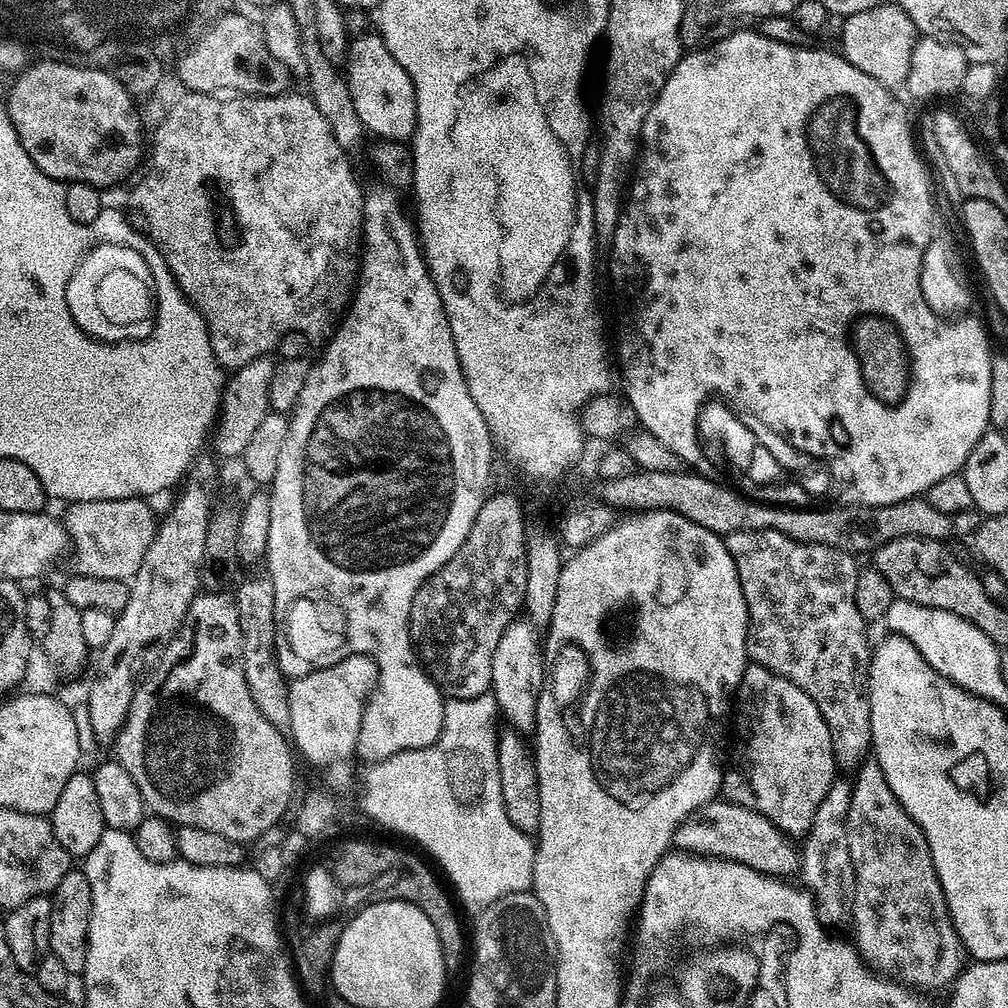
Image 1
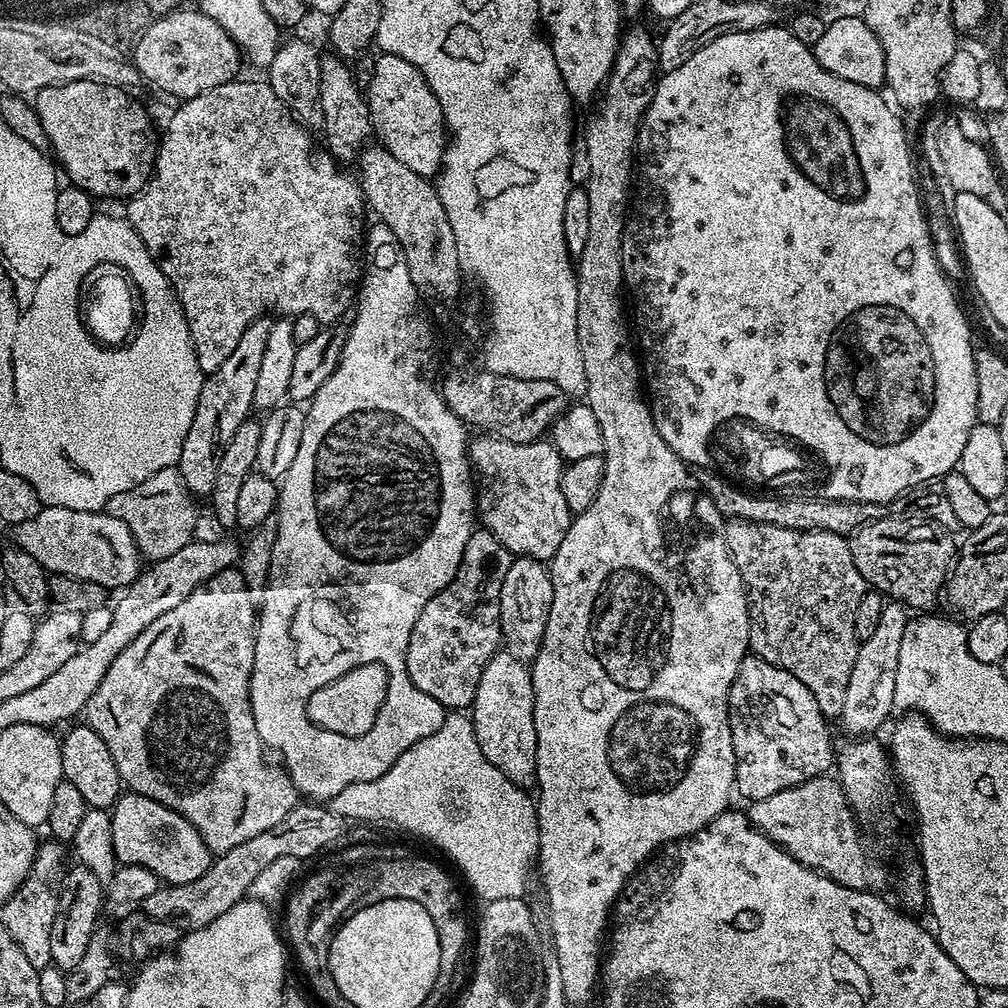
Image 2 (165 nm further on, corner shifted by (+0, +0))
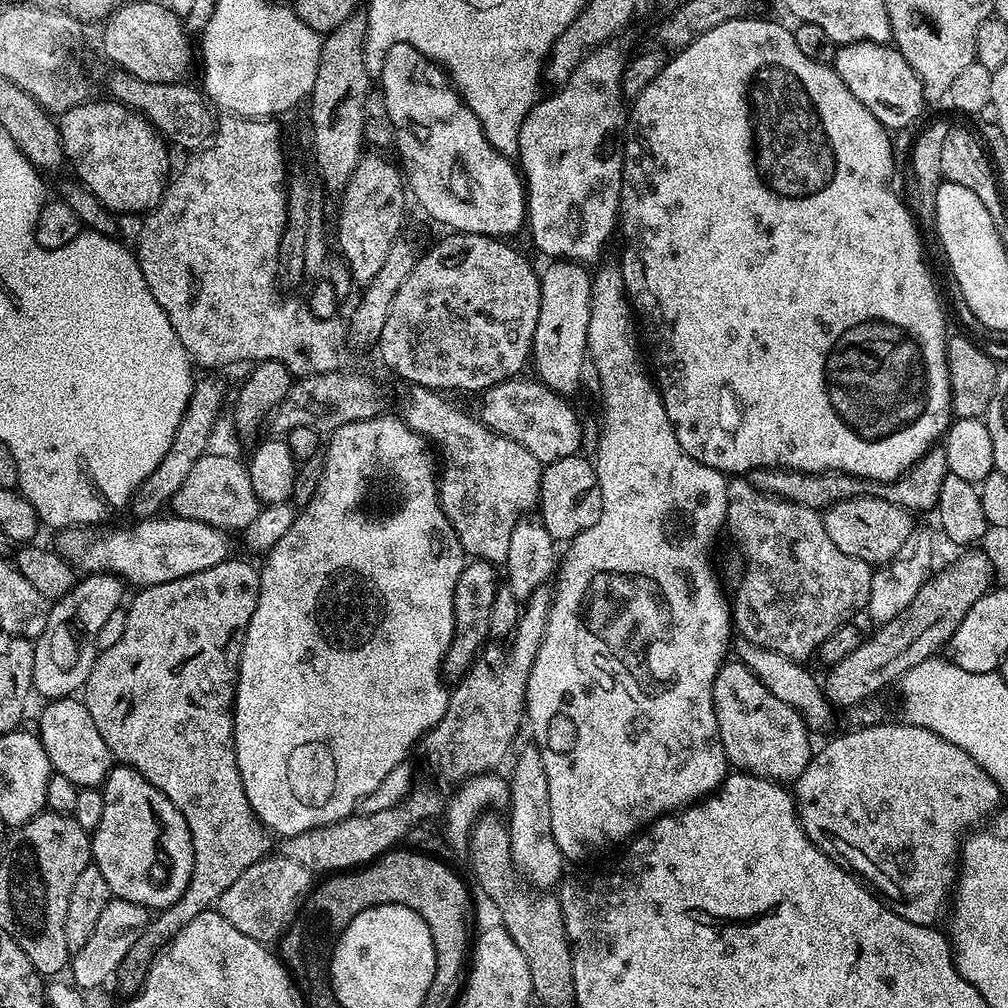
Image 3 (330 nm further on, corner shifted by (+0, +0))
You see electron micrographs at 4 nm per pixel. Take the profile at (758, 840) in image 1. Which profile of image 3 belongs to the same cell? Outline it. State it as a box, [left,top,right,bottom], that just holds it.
[794,722,1002,925]

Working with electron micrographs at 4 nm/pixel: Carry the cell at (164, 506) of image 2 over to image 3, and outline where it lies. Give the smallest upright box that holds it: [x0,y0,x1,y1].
[171,454,262,534]

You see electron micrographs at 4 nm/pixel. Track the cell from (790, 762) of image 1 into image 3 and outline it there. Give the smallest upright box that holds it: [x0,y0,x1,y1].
[712,662,814,782]

